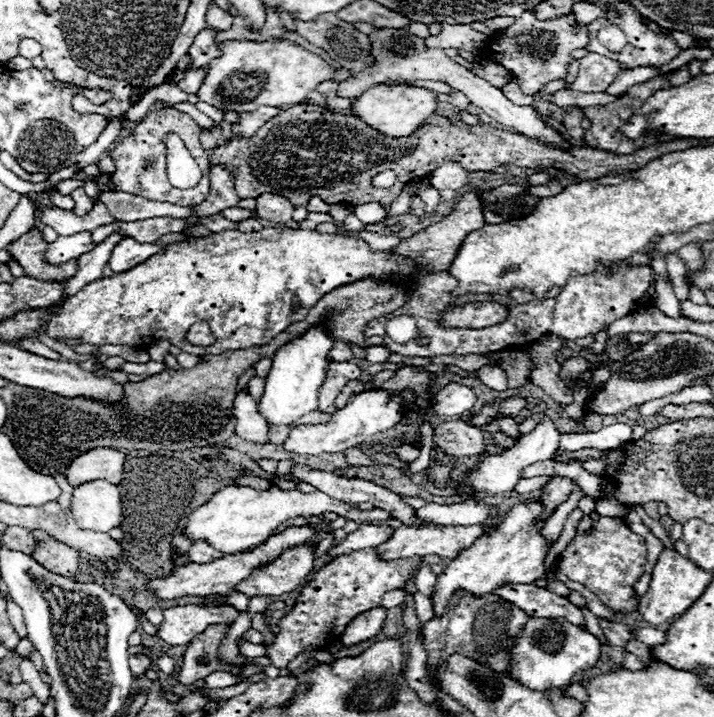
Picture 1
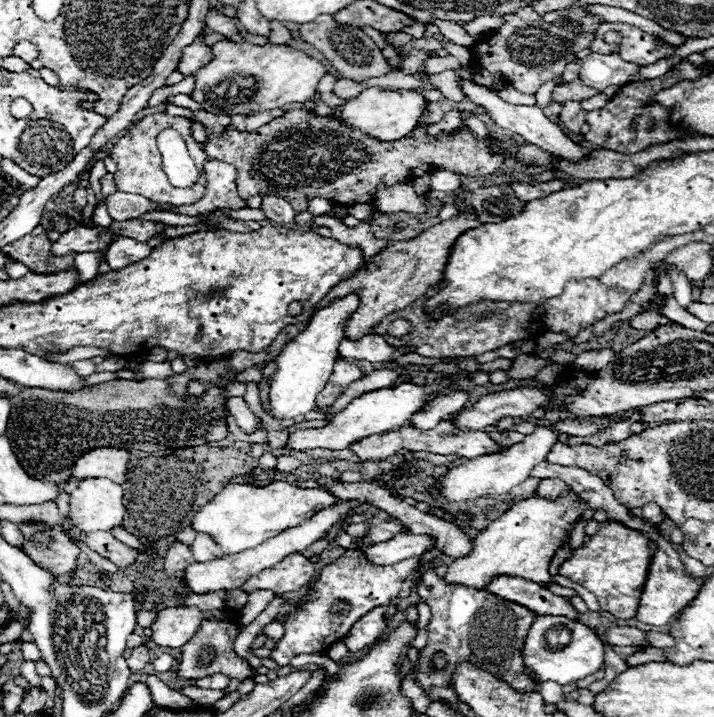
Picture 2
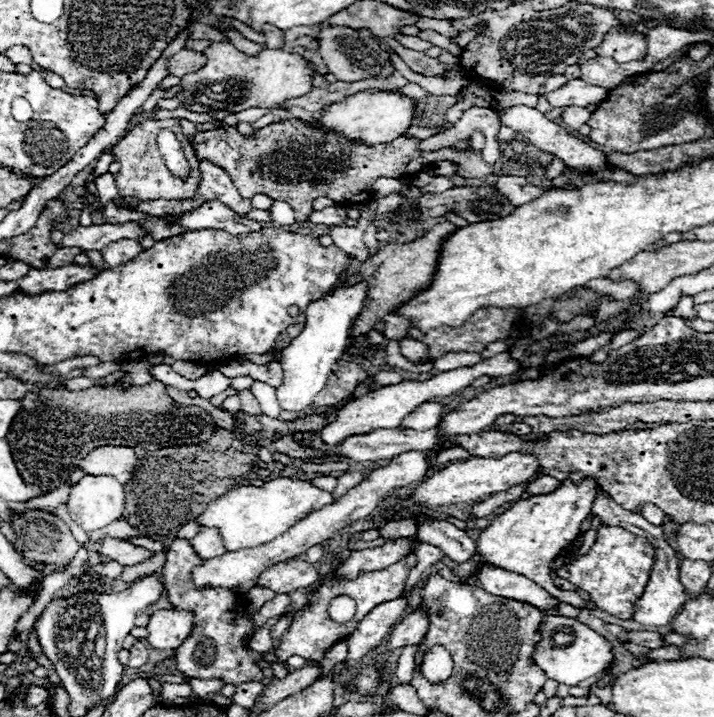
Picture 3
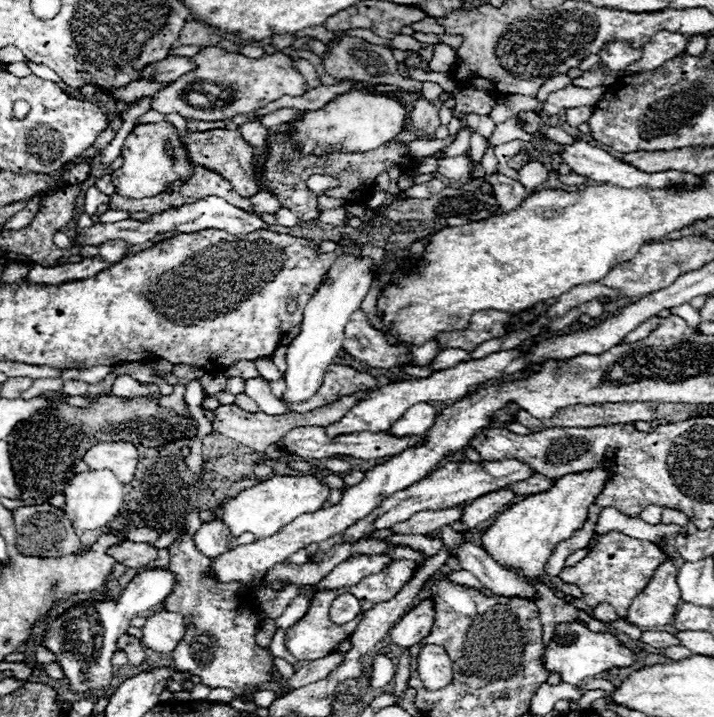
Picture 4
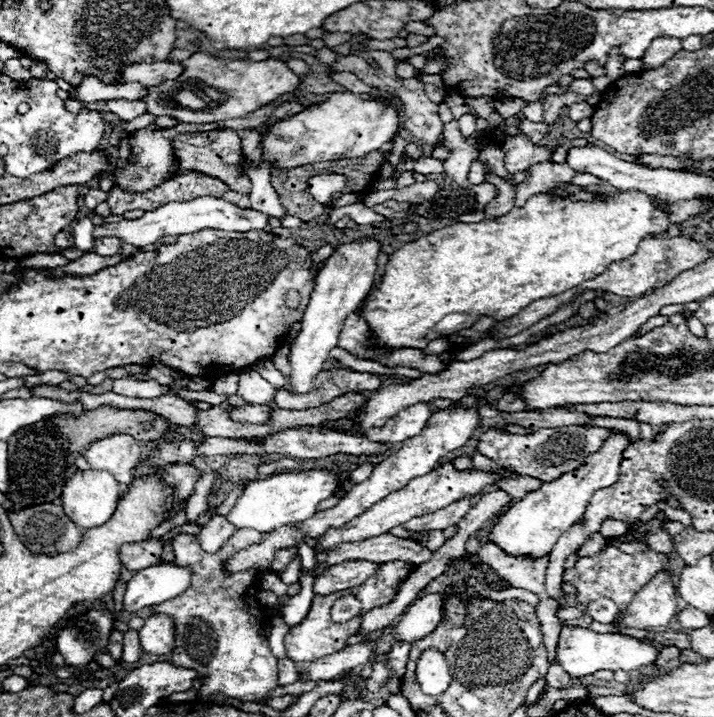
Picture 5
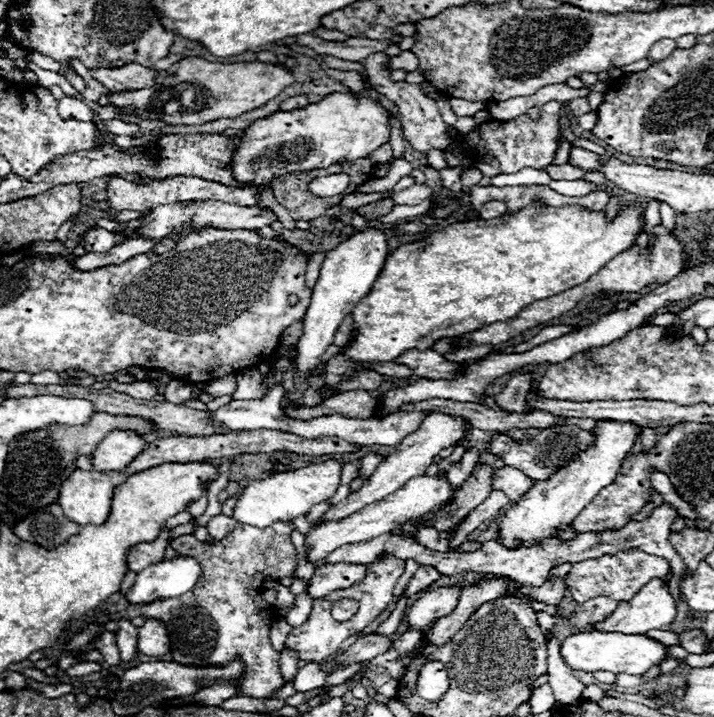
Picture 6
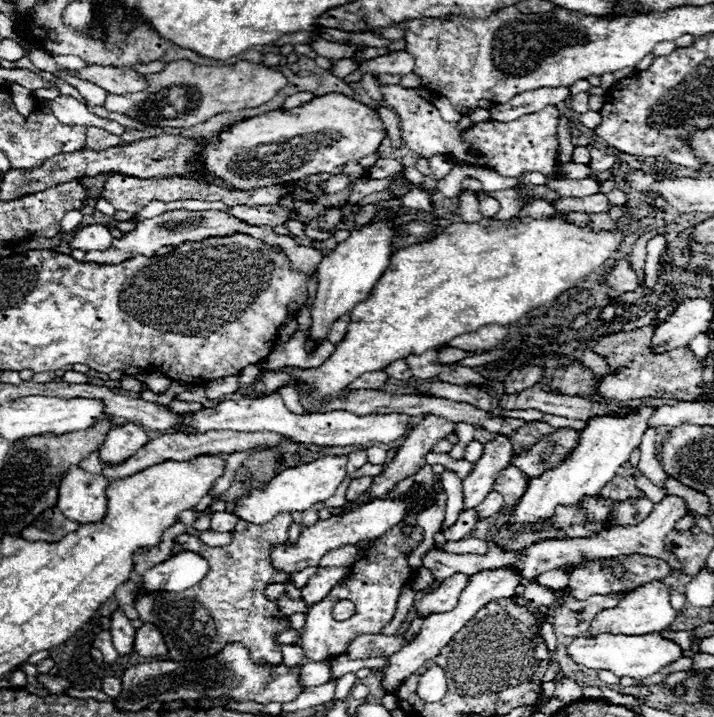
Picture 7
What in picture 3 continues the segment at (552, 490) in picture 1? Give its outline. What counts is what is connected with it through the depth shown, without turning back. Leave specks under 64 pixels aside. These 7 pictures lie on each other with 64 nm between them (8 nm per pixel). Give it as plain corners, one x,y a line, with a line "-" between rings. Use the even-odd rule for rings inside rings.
540,474
540,476
532,478
532,480
526,484
526,492
528,492
528,494
548,494
548,492
556,490
558,484
560,484
560,482
558,482
556,478

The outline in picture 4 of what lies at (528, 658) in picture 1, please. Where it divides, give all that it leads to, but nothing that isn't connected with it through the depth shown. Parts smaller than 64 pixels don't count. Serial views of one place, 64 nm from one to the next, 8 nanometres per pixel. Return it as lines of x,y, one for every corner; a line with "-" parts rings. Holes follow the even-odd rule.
562,622
556,628
556,638
558,640
552,640
552,644
546,648
544,666
548,670
560,672
562,680
568,682
568,684
578,684
580,680
584,680
588,676
596,676
596,674
600,674
604,670
632,666
634,662
640,662
648,654
644,650
640,654
636,654
634,650
620,644
620,640
616,636
612,636
612,634
596,634
596,632
592,632
584,624
578,624
578,622

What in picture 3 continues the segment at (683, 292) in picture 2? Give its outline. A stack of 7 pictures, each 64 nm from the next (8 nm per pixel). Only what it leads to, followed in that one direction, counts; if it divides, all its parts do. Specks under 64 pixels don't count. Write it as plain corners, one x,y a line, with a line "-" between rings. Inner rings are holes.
684,296
684,300
680,300
680,304
678,304
676,308
672,308
668,314
672,314
672,316
680,316
680,318
688,318
688,320
698,318
698,314
696,314
696,310
694,310
694,302
692,302
692,298
686,298
686,296

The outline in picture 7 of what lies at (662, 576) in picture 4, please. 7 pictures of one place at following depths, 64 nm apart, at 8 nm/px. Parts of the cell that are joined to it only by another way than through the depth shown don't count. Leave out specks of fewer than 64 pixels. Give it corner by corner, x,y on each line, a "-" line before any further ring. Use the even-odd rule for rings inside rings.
648,582
634,592
630,592
624,600
620,600
614,608
600,610
590,628
590,636
598,634
628,634
628,636
640,636
640,634
652,634
652,632
662,632
668,628
676,618
676,610
670,604
670,592
662,582

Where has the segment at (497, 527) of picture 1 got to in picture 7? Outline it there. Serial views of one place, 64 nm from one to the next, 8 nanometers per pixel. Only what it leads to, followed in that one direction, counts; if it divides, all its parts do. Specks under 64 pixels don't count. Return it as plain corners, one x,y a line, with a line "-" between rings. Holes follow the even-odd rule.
638,404
636,412
630,412
628,416
608,414
590,418
588,426
580,432
578,446
558,466
528,480
524,496
510,514
510,522
538,522
540,518
552,516
558,504
576,504
584,496
596,496
616,476
618,466
628,462
632,450
638,448
654,410
656,406
652,404

